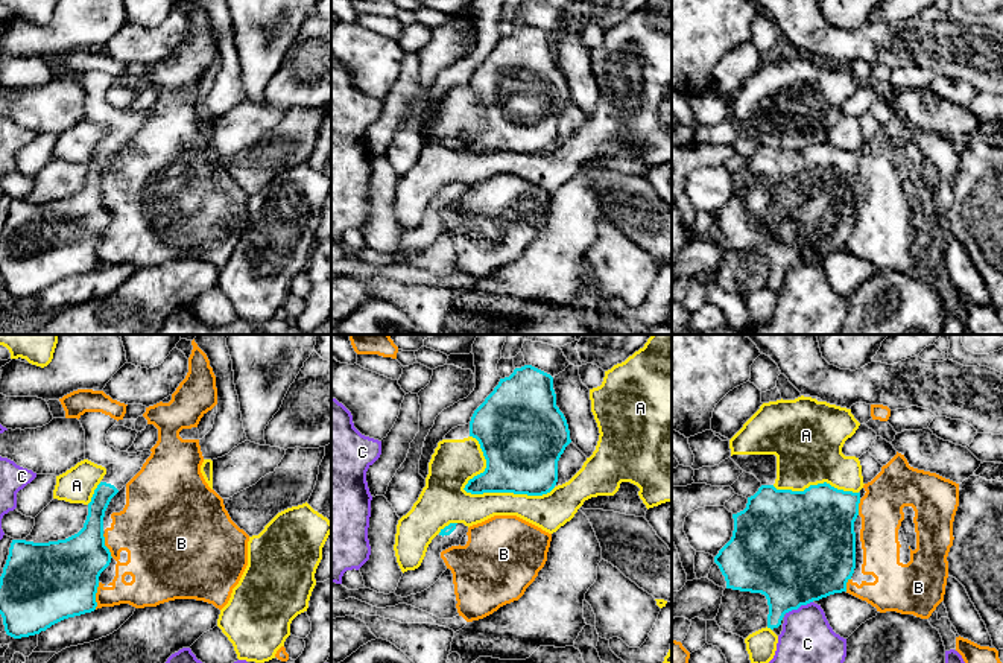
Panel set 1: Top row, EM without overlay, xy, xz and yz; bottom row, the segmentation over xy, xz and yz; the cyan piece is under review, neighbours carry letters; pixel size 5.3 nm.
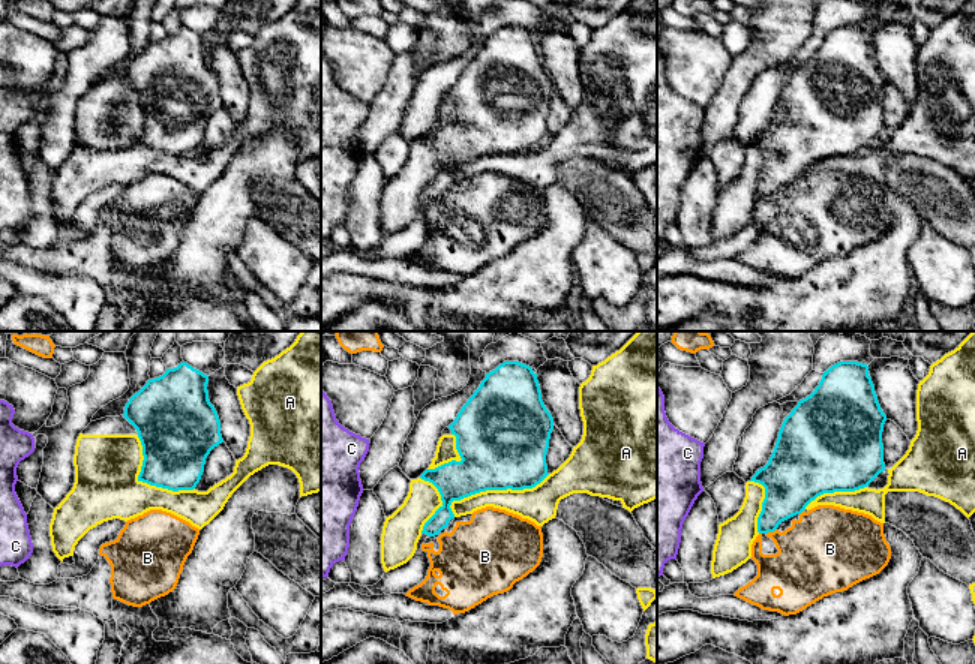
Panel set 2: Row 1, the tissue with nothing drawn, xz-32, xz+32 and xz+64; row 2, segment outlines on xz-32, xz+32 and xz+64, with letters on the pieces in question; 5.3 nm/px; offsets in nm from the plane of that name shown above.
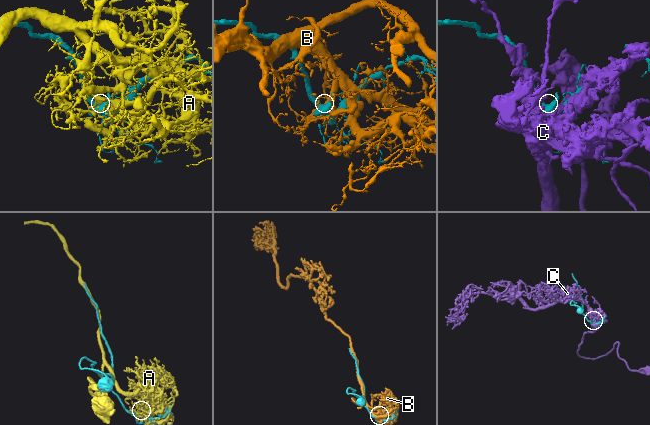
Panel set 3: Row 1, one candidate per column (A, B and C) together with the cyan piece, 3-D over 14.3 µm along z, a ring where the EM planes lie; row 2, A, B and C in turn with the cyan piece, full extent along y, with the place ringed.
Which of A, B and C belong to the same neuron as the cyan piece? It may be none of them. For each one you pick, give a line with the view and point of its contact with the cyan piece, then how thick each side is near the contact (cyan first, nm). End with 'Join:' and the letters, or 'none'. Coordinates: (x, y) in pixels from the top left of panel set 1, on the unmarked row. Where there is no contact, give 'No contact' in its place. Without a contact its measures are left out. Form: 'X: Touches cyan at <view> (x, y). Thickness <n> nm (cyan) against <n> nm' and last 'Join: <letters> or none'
Join: none

